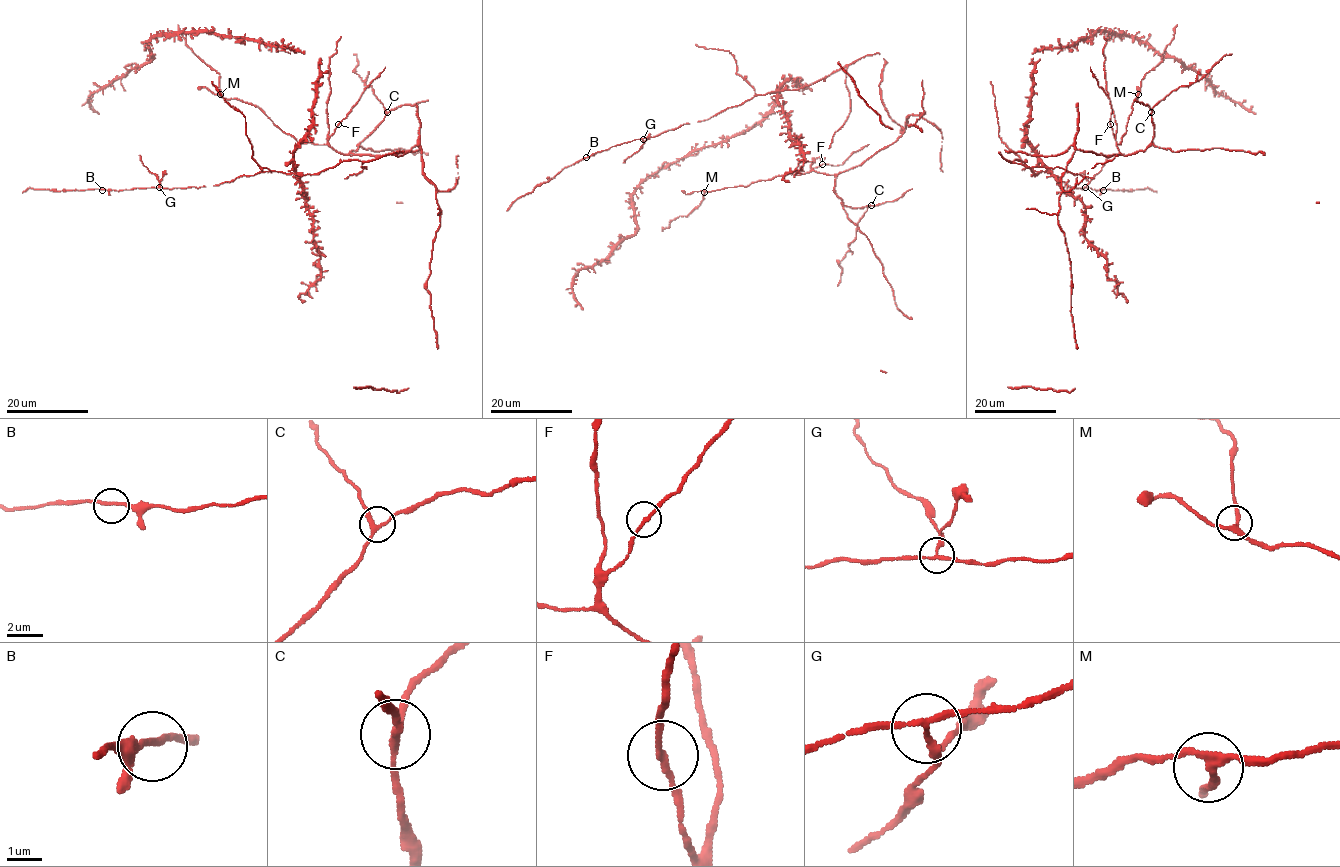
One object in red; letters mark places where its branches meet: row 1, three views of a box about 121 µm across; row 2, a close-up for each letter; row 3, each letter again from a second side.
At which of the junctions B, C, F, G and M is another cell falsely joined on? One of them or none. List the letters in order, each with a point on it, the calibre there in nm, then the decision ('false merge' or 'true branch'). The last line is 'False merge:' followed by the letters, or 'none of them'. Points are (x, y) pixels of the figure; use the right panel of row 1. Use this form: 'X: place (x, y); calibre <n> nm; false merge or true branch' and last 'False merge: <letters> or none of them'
B: place (1103, 190); calibre 160 nm; true branch
C: place (1151, 112); calibre 200 nm; true branch
F: place (1110, 124); calibre 160 nm; true branch
G: place (1085, 187); calibre 150 nm; false merge
M: place (1138, 94); calibre 240 nm; true branch
False merge: G

